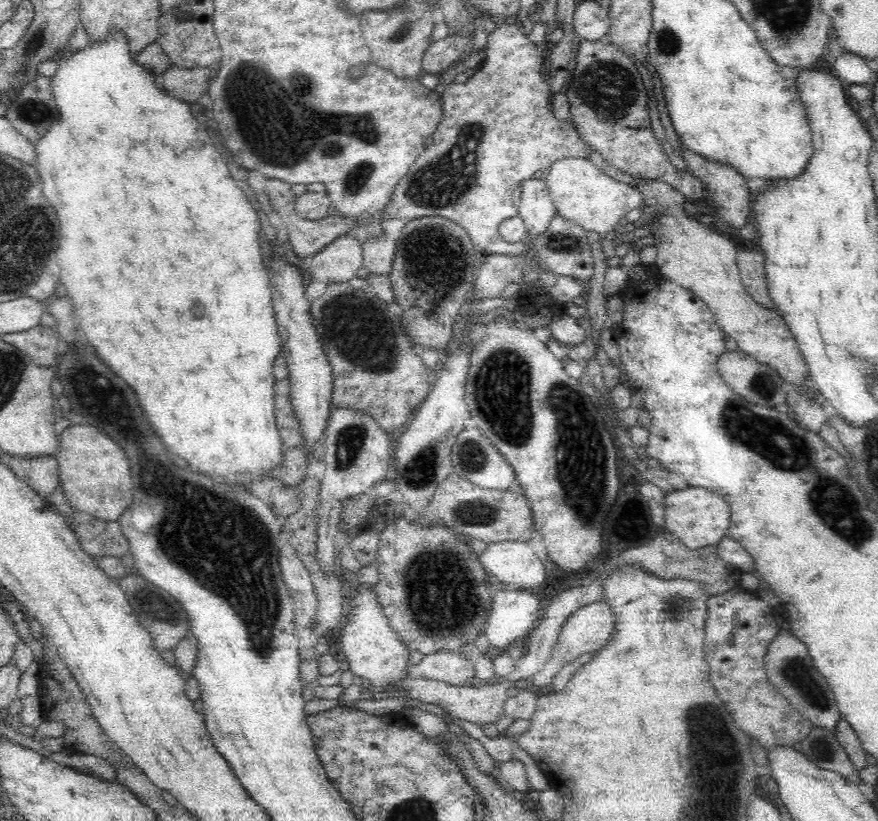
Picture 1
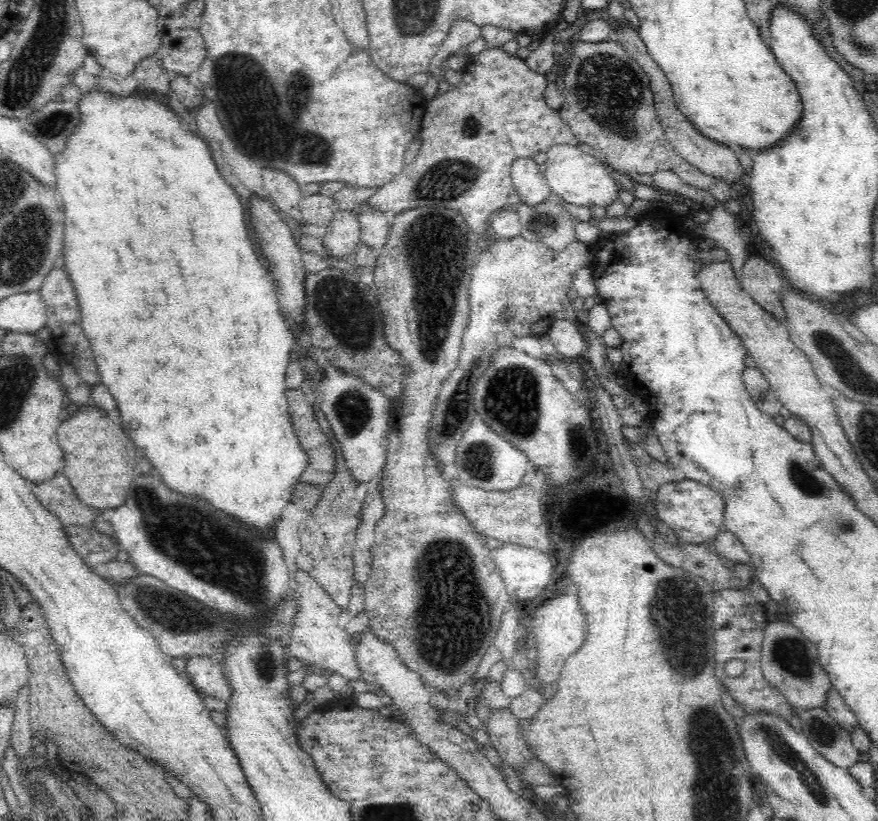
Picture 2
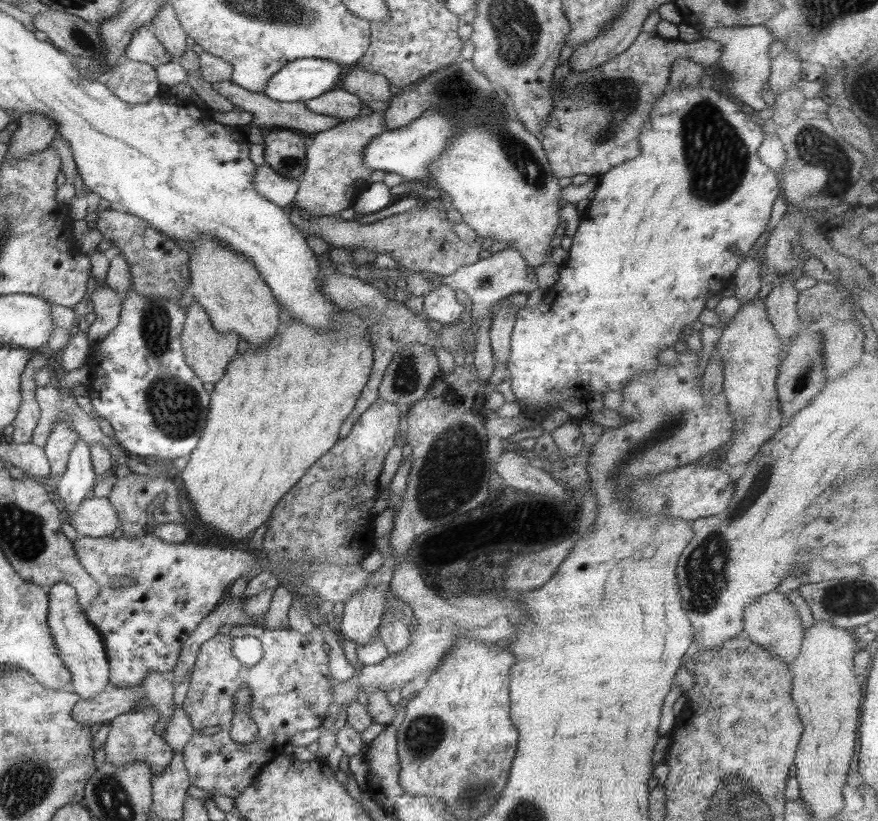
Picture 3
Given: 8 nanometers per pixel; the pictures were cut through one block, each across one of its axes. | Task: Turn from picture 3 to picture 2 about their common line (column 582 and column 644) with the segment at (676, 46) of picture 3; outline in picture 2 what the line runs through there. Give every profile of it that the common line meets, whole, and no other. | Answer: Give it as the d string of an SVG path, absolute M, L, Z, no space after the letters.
M612 39L597 43L577 40L568 51L571 60L564 76L564 102L558 111L576 140L603 152L611 166L625 174L650 176L662 170L672 171L686 184L712 194L719 204L710 211L710 220L704 223L705 238L711 238L719 248L728 251L729 264L741 286L748 255L746 244L736 226L737 216L726 210L726 202L740 200L742 187L736 182L714 178L702 172L674 150L655 109L649 76L620 43Z

